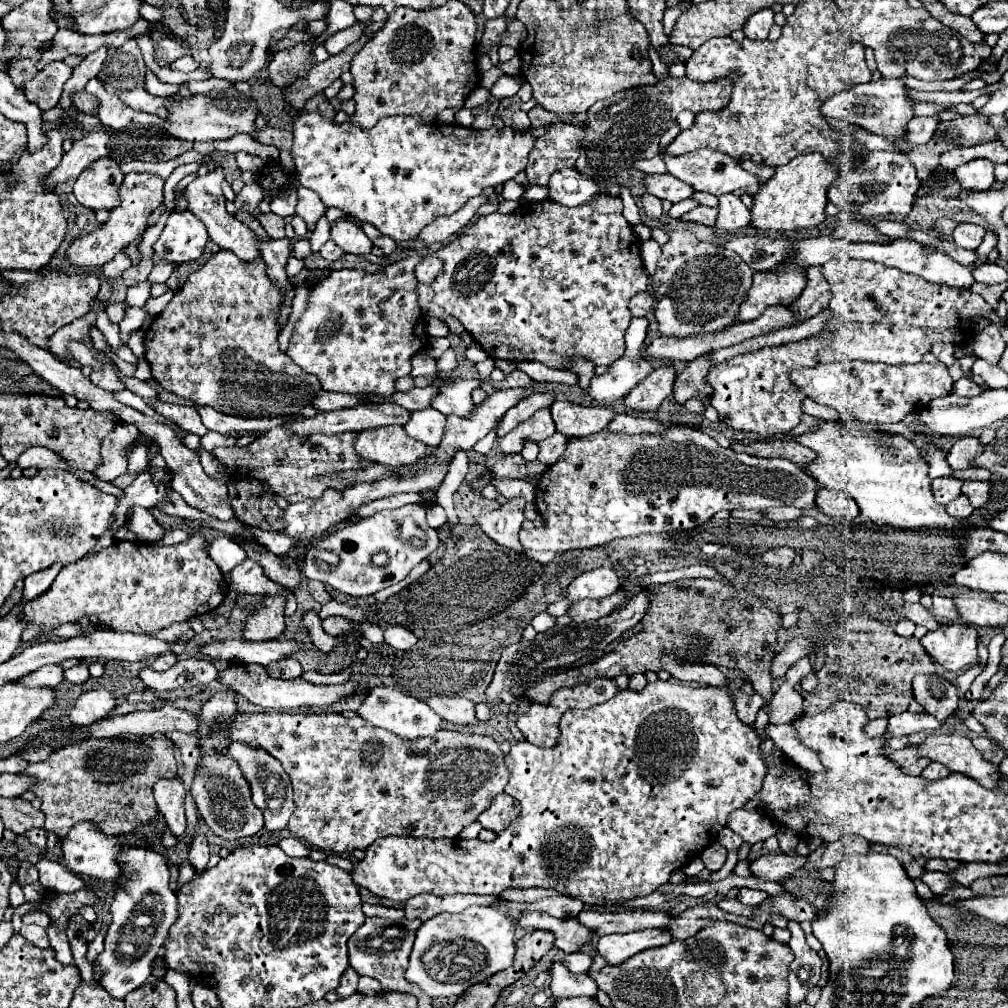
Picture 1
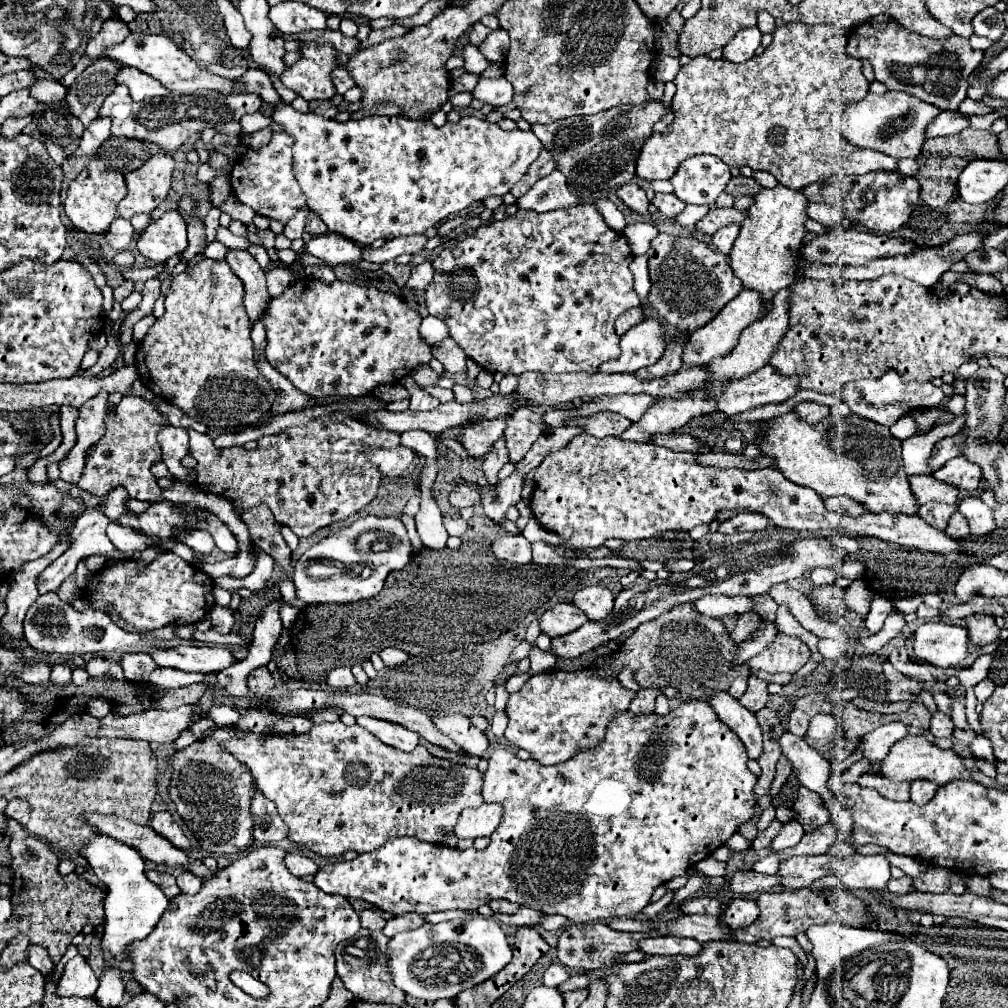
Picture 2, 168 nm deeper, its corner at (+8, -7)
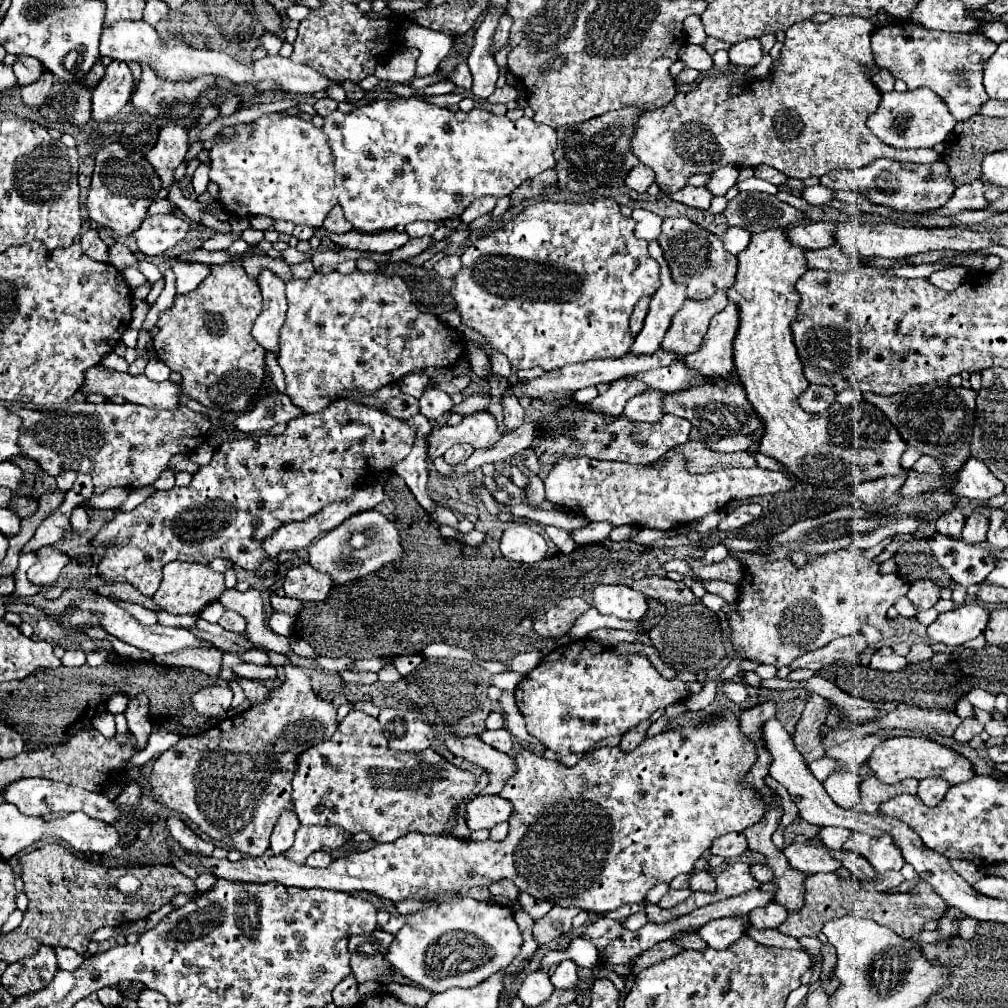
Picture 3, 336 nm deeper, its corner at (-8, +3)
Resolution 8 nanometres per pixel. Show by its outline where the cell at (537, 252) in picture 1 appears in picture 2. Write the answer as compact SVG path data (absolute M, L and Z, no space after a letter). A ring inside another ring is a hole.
M580 204L580 206L568 208L568 210L552 210L552 212L546 212L546 214L538 214L538 212L530 212L530 210L518 210L512 218L506 218L502 222L490 220L490 222L478 226L472 236L464 238L456 246L446 246L436 256L436 260L432 262L432 266L436 270L434 280L424 292L426 308L432 316L440 318L448 326L450 336L460 344L464 354L468 358L472 358L480 368L484 368L492 374L494 372L504 372L504 374L520 376L520 374L530 372L530 370L534 370L534 372L584 372L584 374L594 374L600 364L620 356L620 346L618 346L620 336L614 330L616 318L624 310L628 310L630 306L640 306L640 298L634 290L634 280L632 280L632 274L628 270L628 264L632 262L632 256L634 254L628 246L626 236L608 228L604 224L604 218L600 216L600 212L592 204Z

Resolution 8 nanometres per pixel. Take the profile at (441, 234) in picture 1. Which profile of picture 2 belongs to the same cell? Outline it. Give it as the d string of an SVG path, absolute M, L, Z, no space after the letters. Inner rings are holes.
M424 234L398 236L398 238L388 240L380 248L364 248L364 260L382 264L382 262L388 262L388 260L394 260L400 254L416 254L424 248L426 242L428 242L428 238Z

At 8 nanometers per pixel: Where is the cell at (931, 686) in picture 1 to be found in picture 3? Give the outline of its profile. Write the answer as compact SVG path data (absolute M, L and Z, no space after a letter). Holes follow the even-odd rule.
M964 720L958 730L954 732L954 740L956 742L962 742L962 744L968 744L974 736L978 736L980 732L984 730L984 724L978 722L978 720Z

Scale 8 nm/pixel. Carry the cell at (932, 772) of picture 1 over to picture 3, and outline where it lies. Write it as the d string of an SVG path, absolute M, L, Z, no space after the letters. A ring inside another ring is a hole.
M924 778L918 784L918 796L922 798L924 804L928 804L932 808L938 802L942 802L942 798L948 792L948 788L950 788L950 784L940 780L940 778Z

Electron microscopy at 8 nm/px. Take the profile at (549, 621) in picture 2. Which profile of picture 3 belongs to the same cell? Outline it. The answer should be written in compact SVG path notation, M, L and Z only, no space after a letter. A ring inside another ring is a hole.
M564 598L558 606L550 608L542 618L534 620L532 630L544 638L560 638L568 632L578 616L582 616L590 608L582 598Z

